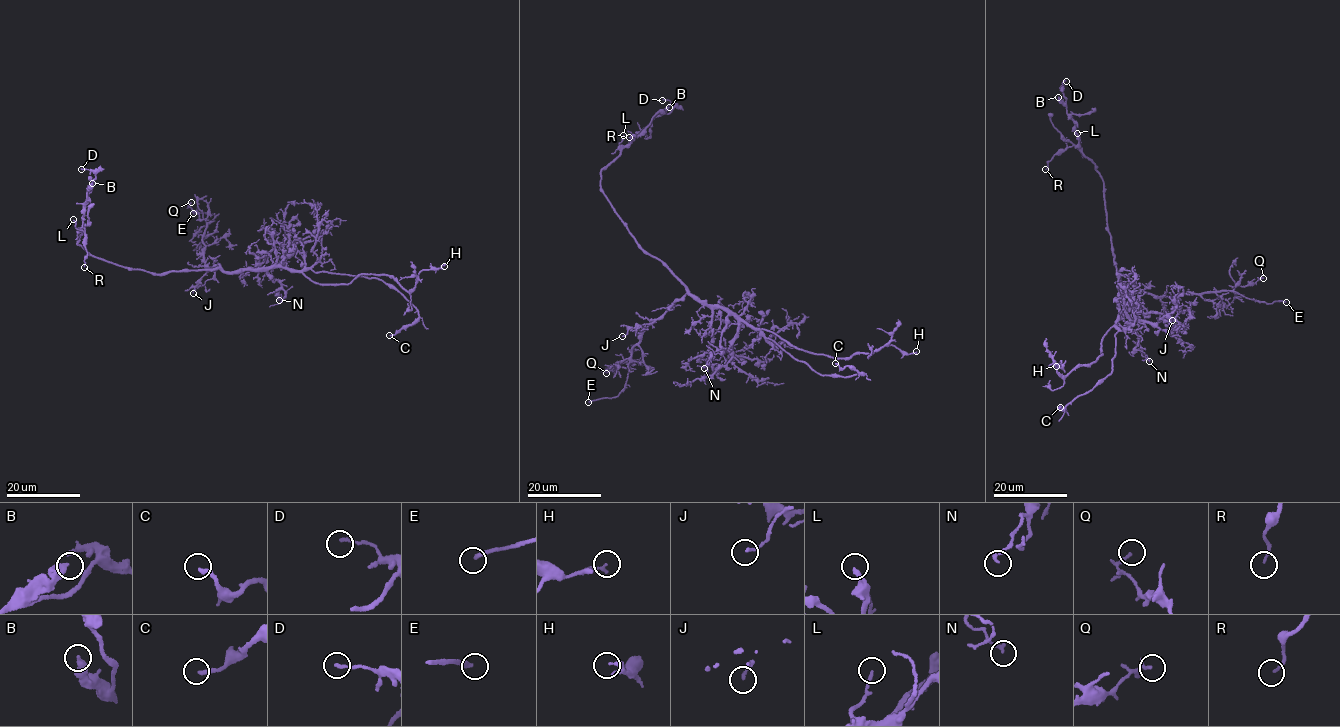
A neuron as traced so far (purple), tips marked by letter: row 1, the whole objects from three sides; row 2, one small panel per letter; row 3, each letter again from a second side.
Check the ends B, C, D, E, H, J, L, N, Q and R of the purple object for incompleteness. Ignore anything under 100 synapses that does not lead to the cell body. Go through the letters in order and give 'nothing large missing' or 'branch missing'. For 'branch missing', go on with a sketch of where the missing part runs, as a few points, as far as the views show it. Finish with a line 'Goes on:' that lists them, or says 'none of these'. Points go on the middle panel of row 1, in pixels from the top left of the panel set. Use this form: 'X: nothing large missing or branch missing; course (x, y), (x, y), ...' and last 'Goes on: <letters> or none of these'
B: nothing large missing
C: nothing large missing
D: nothing large missing
E: branch missing; course (588, 402), (568, 413), (547, 409), (539, 413), (559, 440)
H: nothing large missing
J: nothing large missing
L: nothing large missing
N: nothing large missing
Q: nothing large missing
R: nothing large missing
Goes on: E

